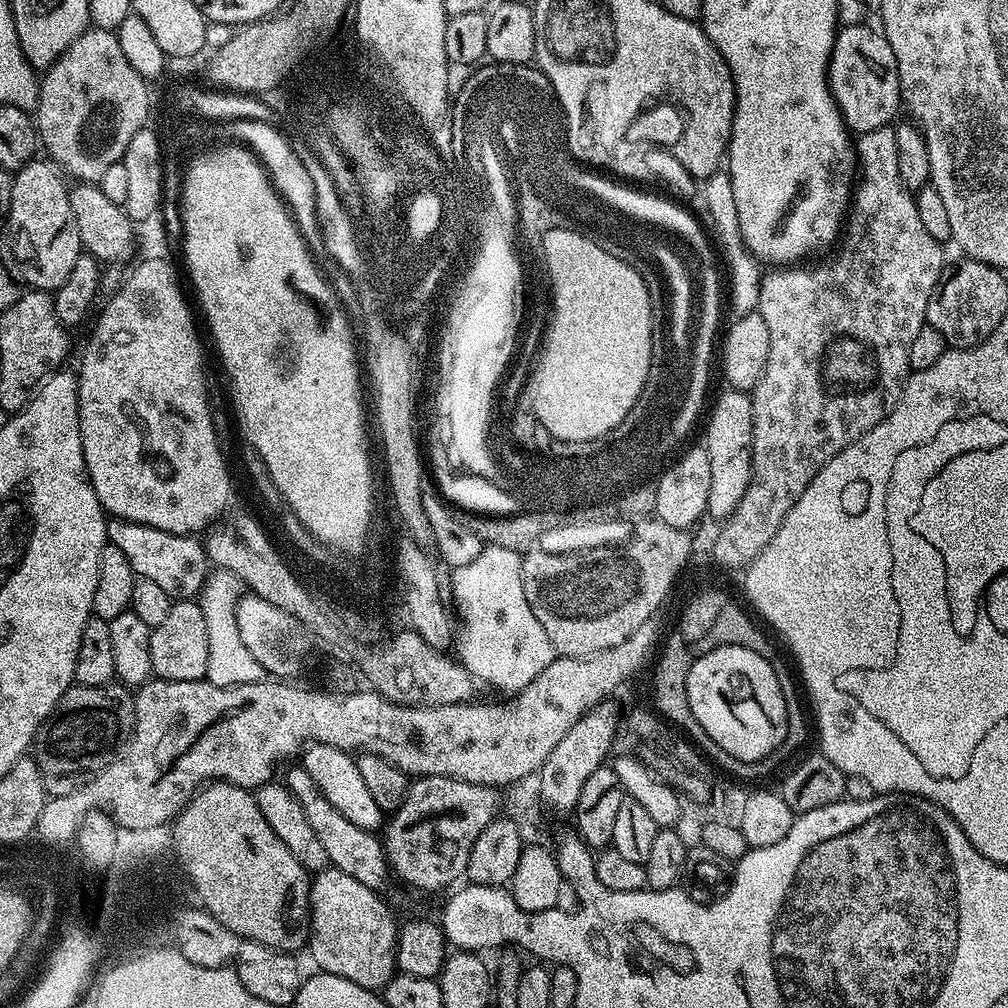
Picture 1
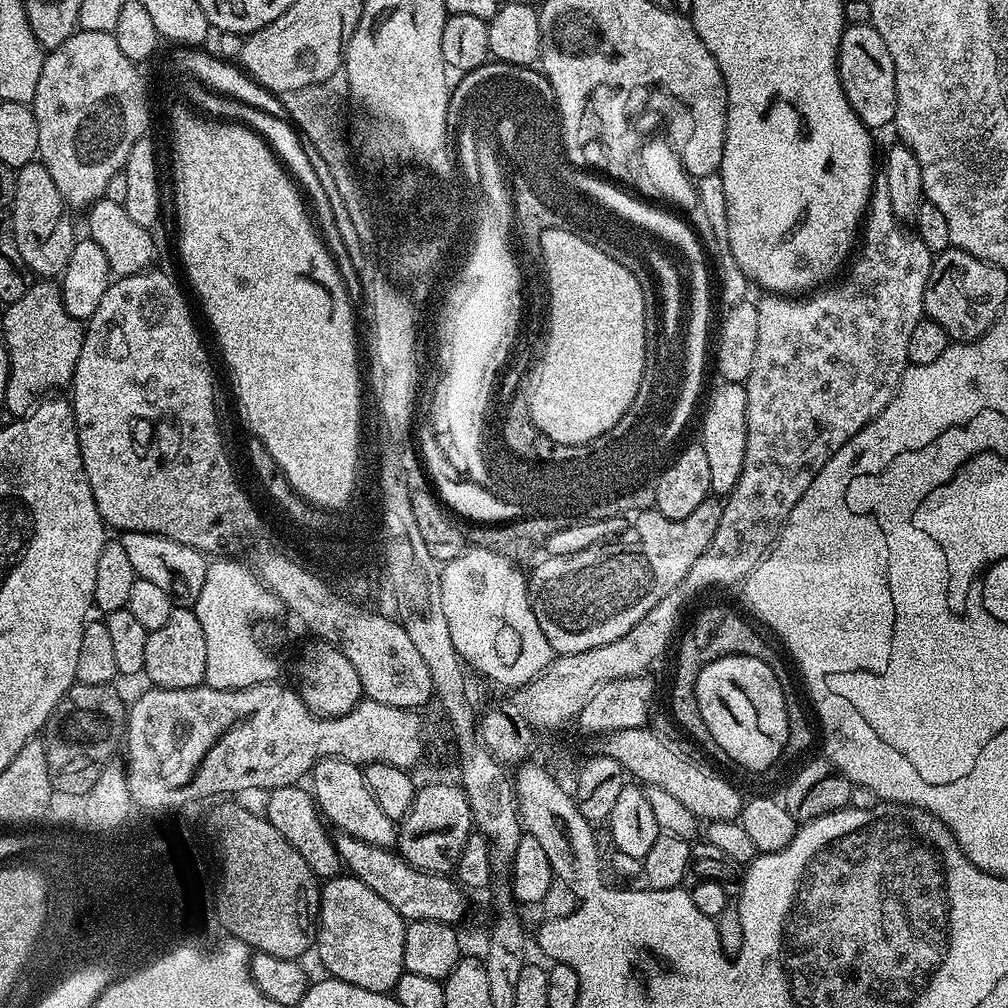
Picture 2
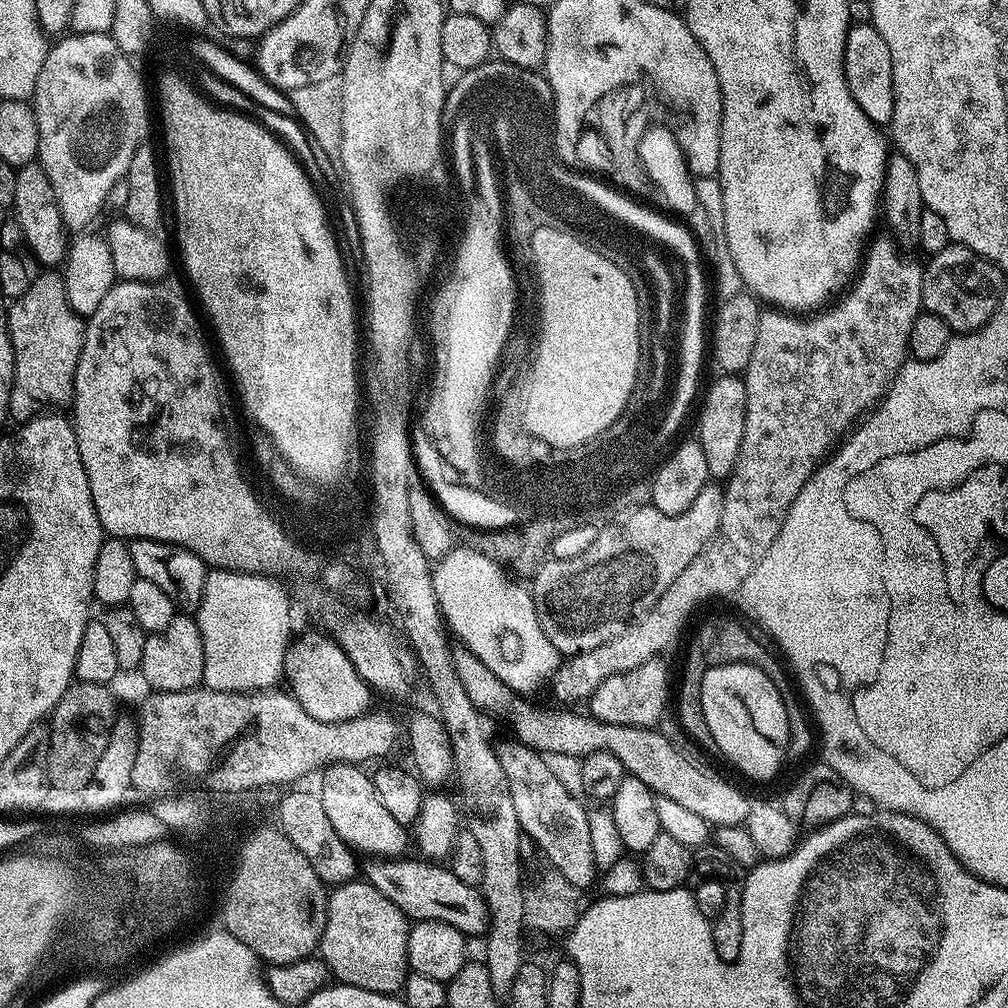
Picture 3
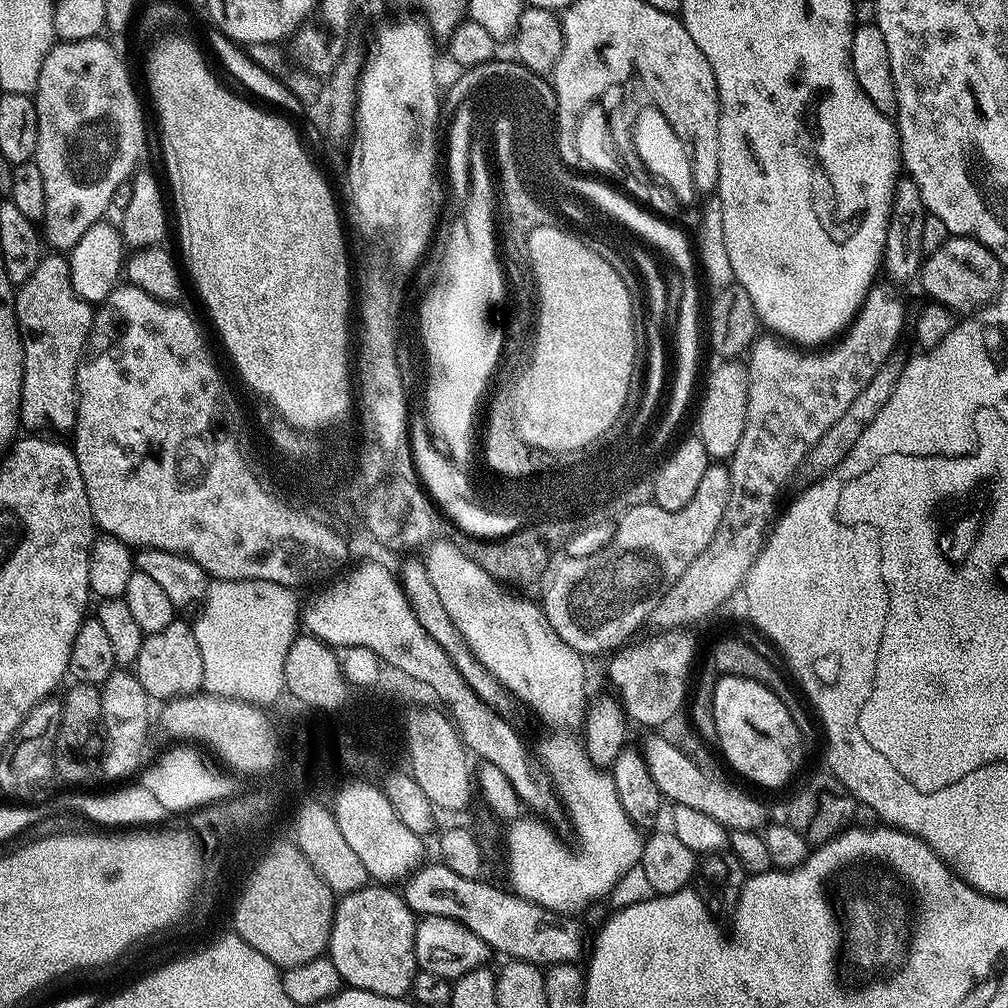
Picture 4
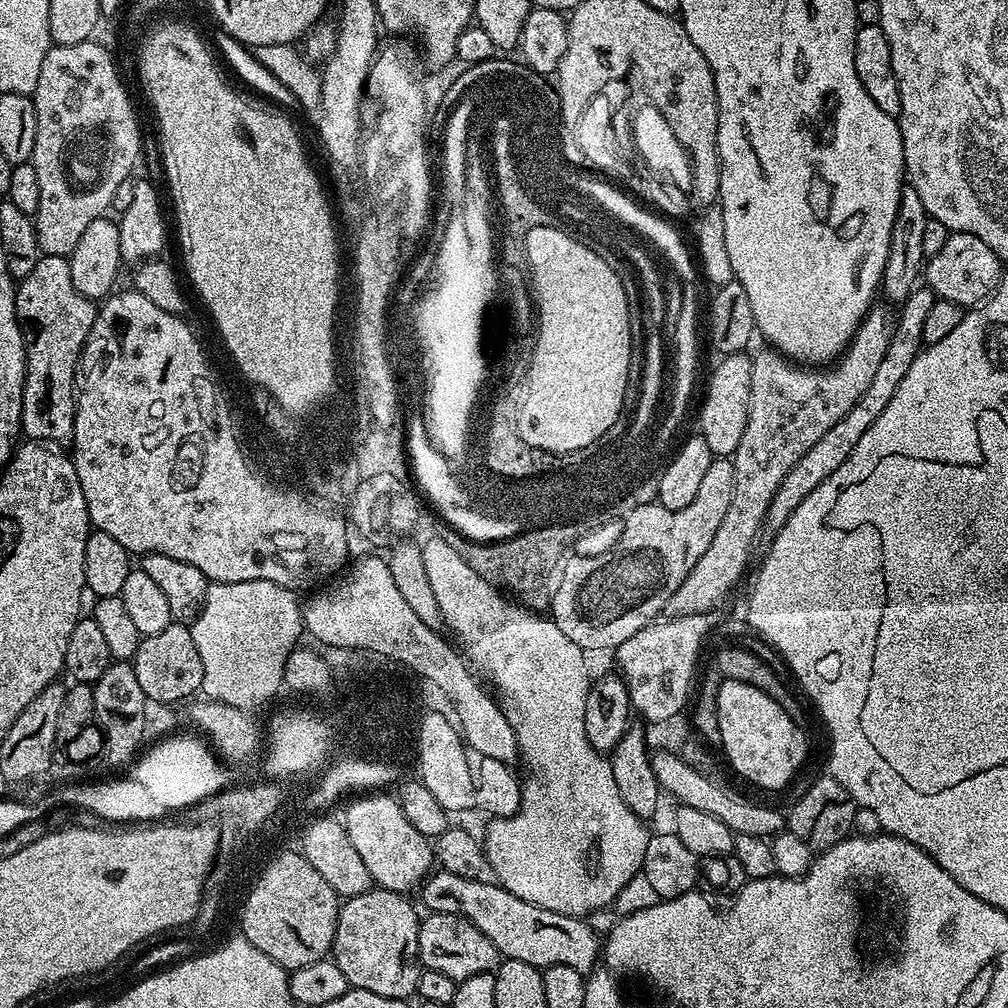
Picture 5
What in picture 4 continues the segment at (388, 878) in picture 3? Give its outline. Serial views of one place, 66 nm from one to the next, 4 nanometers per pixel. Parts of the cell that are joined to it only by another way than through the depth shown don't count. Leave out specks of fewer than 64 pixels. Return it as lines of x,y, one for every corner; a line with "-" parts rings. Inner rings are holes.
425,863
403,881
402,895
417,917
441,916
442,918
457,920
462,926
474,930
474,934
478,934
478,938
482,938
482,942
487,944
493,953
505,952
505,957
524,960
527,964
547,966
550,964
567,964
581,959
579,957
580,951
583,948
585,951
586,940
584,944
584,936
580,933
579,926
572,921
575,919
571,915
551,912
549,908
544,908
540,904
532,904
523,896
515,894
507,896
494,885
487,884
487,879
461,878
444,863
435,863

